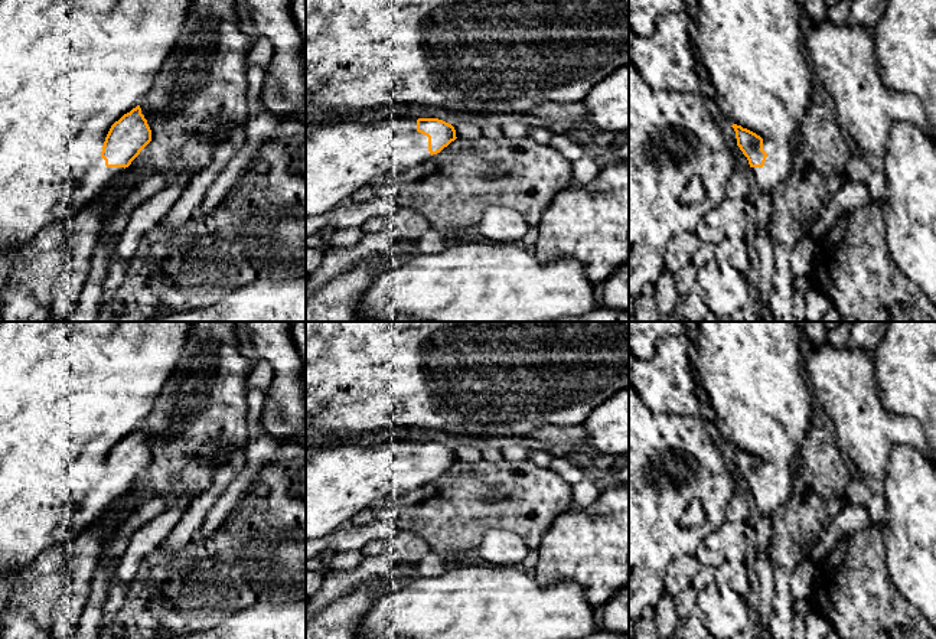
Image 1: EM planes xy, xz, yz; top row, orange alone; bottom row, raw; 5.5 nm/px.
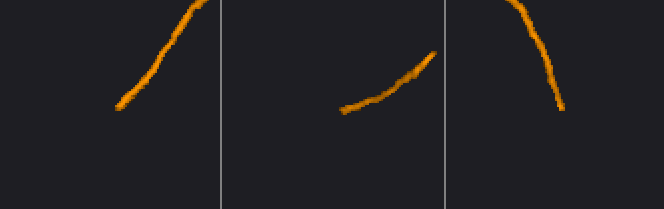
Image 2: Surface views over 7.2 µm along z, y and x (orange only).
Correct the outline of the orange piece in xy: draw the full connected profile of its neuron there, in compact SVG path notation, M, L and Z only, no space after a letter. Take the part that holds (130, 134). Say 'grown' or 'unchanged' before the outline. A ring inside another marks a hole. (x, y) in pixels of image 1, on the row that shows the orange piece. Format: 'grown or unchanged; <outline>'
grown; M0 0L0 251L20 248L42 228L91 203L151 141L140 104L180 39L190 0Z

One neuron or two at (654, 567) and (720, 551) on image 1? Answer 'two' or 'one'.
two

